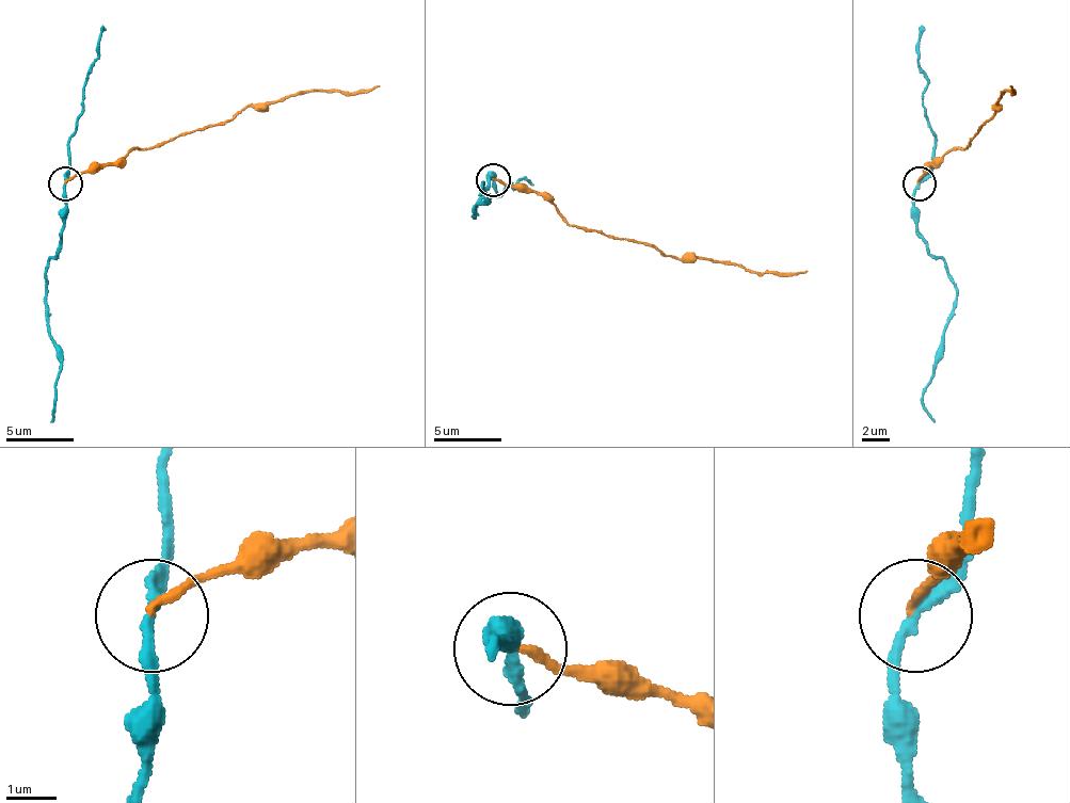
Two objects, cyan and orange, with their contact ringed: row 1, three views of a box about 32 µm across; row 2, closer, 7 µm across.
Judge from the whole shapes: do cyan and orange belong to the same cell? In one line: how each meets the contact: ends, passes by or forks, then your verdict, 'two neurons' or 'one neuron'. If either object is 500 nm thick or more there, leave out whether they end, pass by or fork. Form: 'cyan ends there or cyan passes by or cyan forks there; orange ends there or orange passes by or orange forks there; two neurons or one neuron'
cyan passes by; orange ends there; two neurons

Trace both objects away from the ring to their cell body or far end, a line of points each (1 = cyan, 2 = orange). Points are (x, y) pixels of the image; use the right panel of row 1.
1: (919, 183), (919, 237), (945, 263), (955, 288), (935, 375), (922, 396), (925, 413), (935, 422)
2: (919, 183), (952, 149), (965, 149), (1000, 106), (1000, 98), (1012, 92), (1009, 85)

